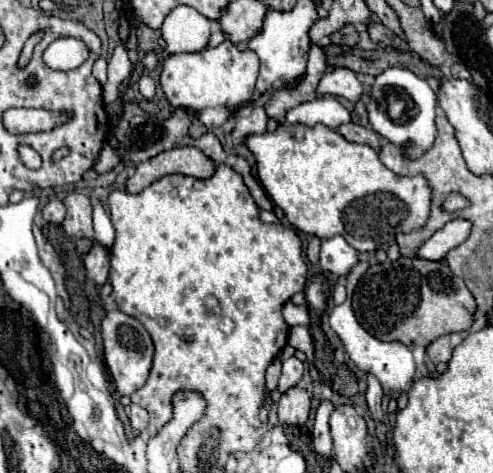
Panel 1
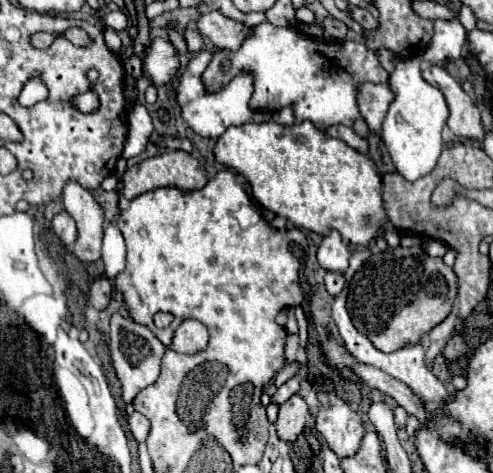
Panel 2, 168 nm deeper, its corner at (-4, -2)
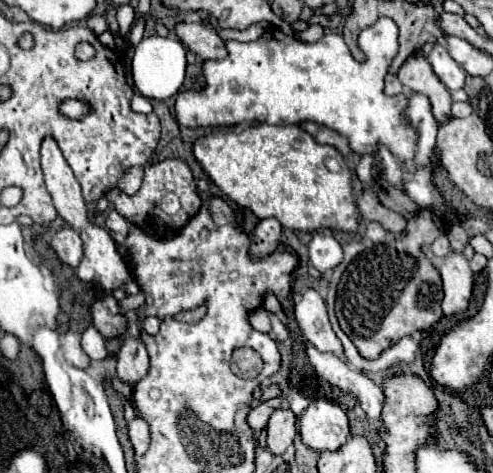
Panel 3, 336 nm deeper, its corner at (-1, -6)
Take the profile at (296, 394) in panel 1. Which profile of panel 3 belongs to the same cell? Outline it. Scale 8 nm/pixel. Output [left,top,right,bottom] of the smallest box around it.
[267,409,297,455]

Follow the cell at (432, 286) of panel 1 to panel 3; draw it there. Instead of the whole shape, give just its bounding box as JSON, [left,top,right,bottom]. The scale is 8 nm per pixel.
[335,211,445,359]

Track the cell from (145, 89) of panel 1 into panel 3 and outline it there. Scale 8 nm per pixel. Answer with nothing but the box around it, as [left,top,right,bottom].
[131,93,153,113]

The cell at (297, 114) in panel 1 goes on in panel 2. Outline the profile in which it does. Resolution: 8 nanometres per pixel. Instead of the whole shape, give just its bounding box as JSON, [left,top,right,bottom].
[202,21,388,129]

